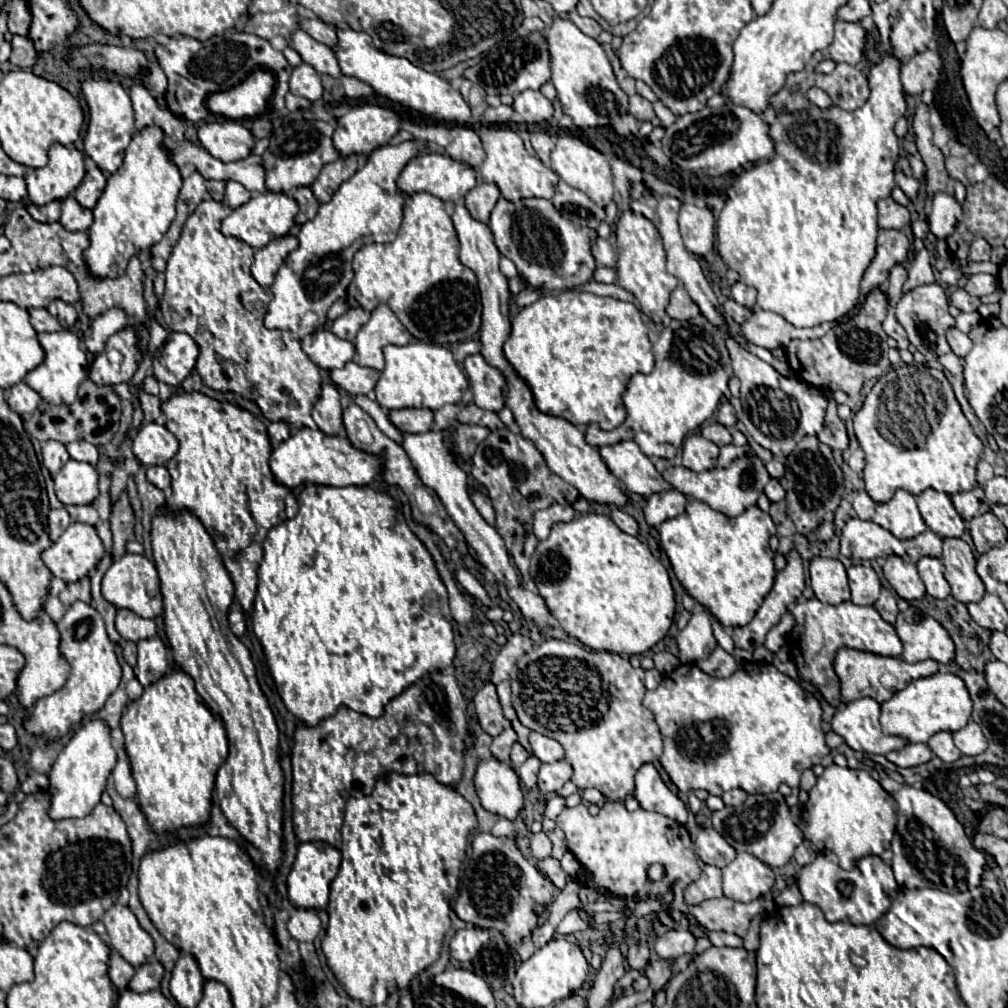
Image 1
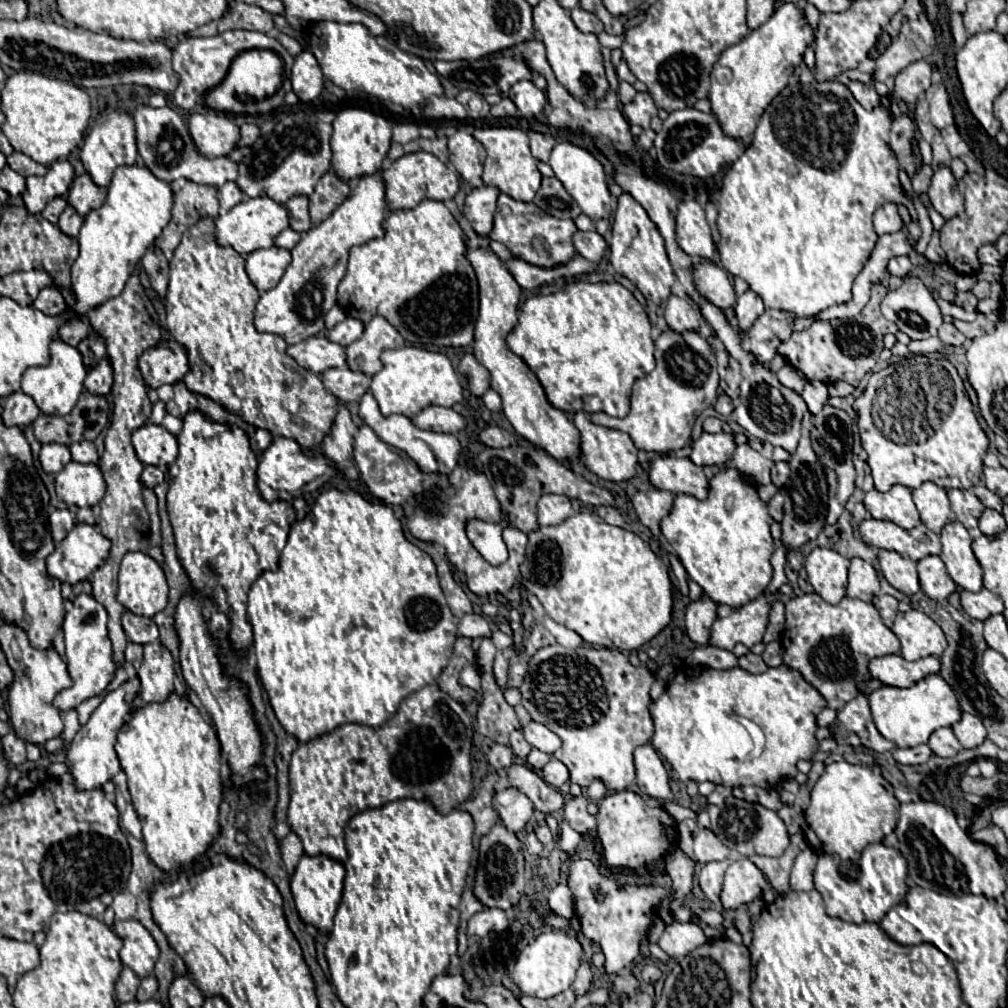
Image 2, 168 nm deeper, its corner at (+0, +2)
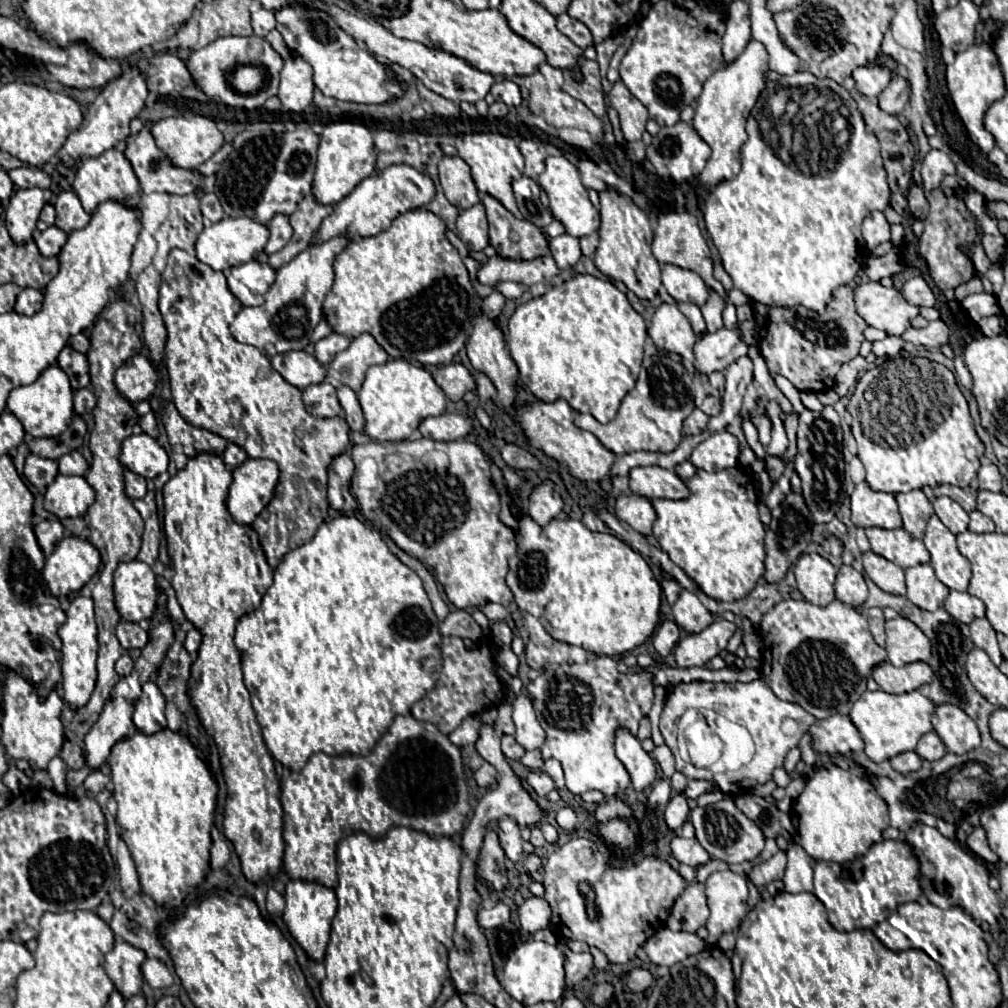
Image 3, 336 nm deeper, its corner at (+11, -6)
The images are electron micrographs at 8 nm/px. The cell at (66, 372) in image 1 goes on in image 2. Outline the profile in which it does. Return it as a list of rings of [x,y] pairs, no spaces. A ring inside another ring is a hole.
[[[56,338],[50,344],[50,364],[46,366],[38,366],[38,368],[28,368],[24,372],[22,378],[22,392],[26,392],[28,396],[34,398],[36,406],[44,412],[44,414],[56,414],[56,416],[64,416],[68,414],[78,396],[84,390],[84,378],[86,378],[86,366],[82,362],[82,354],[78,352],[78,348],[66,344],[64,340]]]

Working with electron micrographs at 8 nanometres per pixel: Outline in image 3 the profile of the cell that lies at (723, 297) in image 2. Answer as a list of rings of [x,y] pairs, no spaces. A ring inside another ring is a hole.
[[[661,264],[661,282],[669,296],[681,302],[693,302],[697,306],[705,304],[709,298],[709,288],[703,282],[703,278],[691,270],[673,266],[673,264]]]

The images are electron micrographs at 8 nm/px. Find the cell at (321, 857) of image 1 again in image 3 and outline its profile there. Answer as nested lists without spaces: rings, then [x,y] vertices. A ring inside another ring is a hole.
[[[289,880],[285,888],[285,914],[283,920],[291,932],[291,936],[301,944],[301,948],[307,952],[307,956],[313,962],[321,962],[329,944],[329,932],[331,932],[331,920],[337,912],[337,898],[331,888],[325,888],[315,882],[303,882],[303,880]]]

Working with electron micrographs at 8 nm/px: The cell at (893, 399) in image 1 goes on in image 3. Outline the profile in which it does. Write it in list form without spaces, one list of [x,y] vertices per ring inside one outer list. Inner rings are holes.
[[[887,360],[887,364],[863,372],[847,404],[847,410],[853,416],[851,430],[857,440],[857,454],[867,470],[867,484],[873,490],[897,494],[925,486],[933,488],[935,484],[953,484],[967,488],[977,478],[979,458],[985,452],[985,446],[975,432],[965,396],[961,394],[953,372],[943,364],[931,360],[931,378],[925,374],[929,372],[911,366],[909,370],[903,370],[895,360]]]

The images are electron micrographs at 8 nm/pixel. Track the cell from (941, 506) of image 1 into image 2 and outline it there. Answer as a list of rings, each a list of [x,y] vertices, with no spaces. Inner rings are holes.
[[[924,482],[920,488],[912,490],[912,498],[914,498],[914,504],[920,512],[920,518],[922,522],[934,532],[934,534],[940,534],[940,530],[946,526],[946,524],[952,524],[956,522],[956,516],[950,508],[950,502],[948,502],[948,494],[944,488],[932,484],[932,482]]]

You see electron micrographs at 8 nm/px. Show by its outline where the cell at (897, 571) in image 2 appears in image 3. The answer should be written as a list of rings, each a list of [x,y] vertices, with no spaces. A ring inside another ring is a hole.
[[[863,552],[863,566],[867,576],[885,592],[905,596],[905,578],[903,568],[889,562],[887,558],[875,554],[875,552]]]

